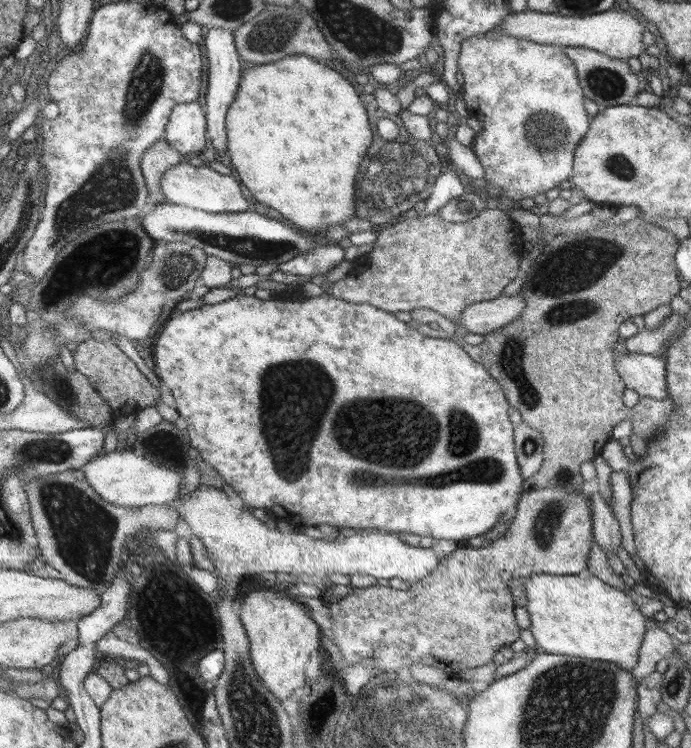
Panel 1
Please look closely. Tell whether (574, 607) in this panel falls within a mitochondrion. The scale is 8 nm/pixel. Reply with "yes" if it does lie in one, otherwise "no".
no

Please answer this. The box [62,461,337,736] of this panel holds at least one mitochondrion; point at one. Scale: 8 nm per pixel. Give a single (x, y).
(154, 589)

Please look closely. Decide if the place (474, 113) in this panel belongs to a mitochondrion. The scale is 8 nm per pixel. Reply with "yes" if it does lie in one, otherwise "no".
no

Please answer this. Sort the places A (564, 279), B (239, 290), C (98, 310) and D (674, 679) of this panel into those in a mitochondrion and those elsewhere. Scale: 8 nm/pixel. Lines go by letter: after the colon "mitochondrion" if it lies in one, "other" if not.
A: mitochondrion
B: other
C: other
D: mitochondrion

